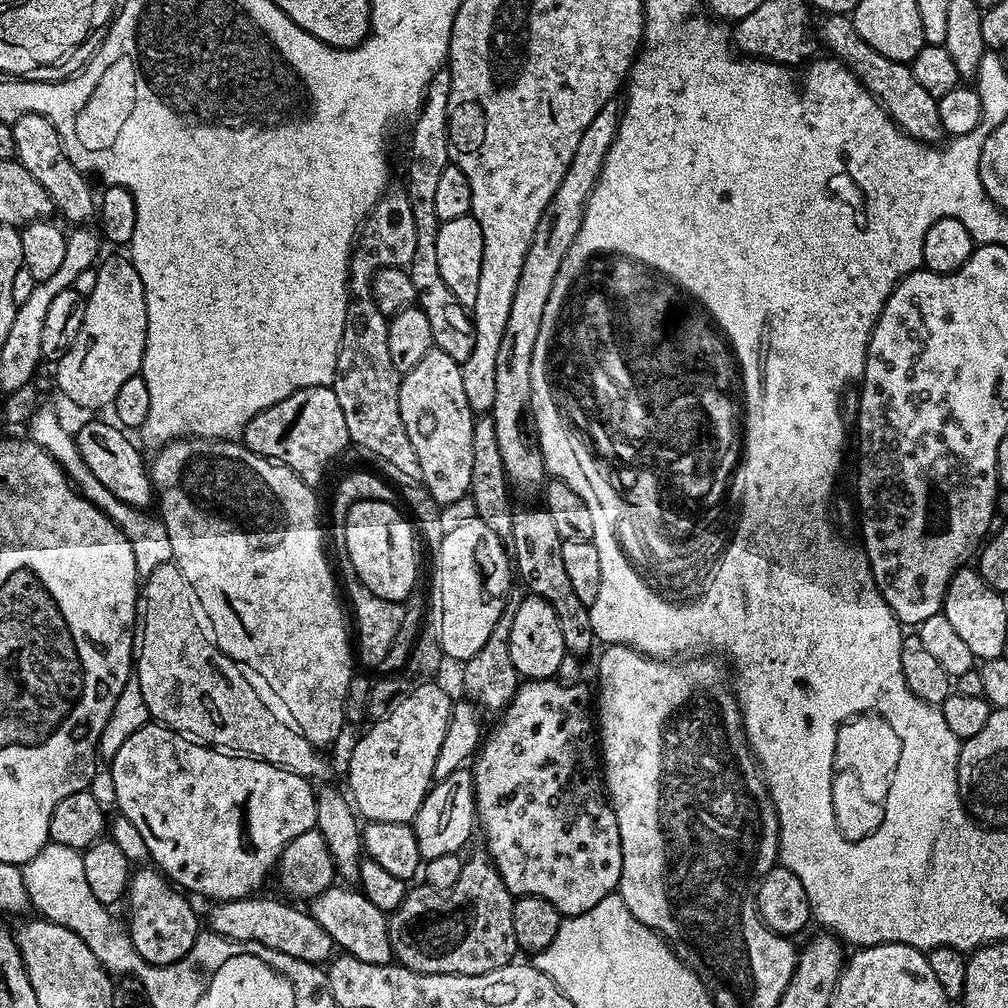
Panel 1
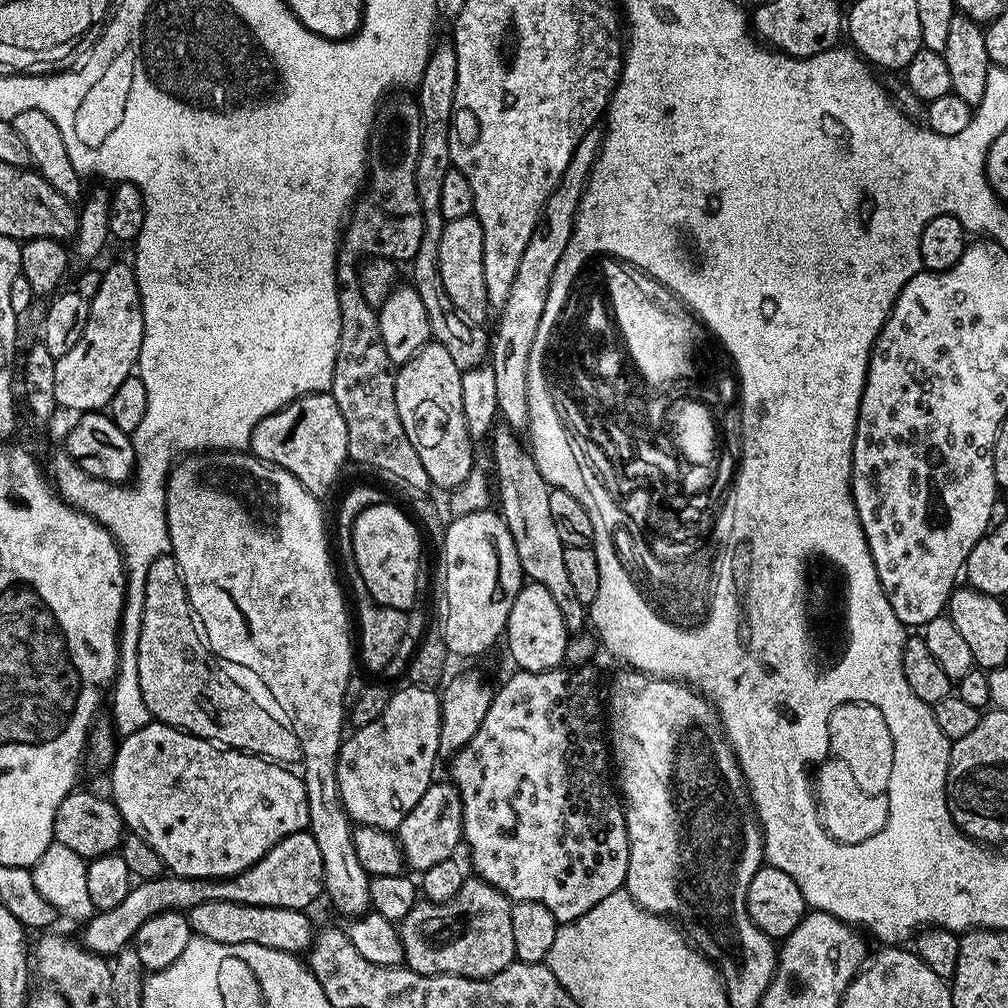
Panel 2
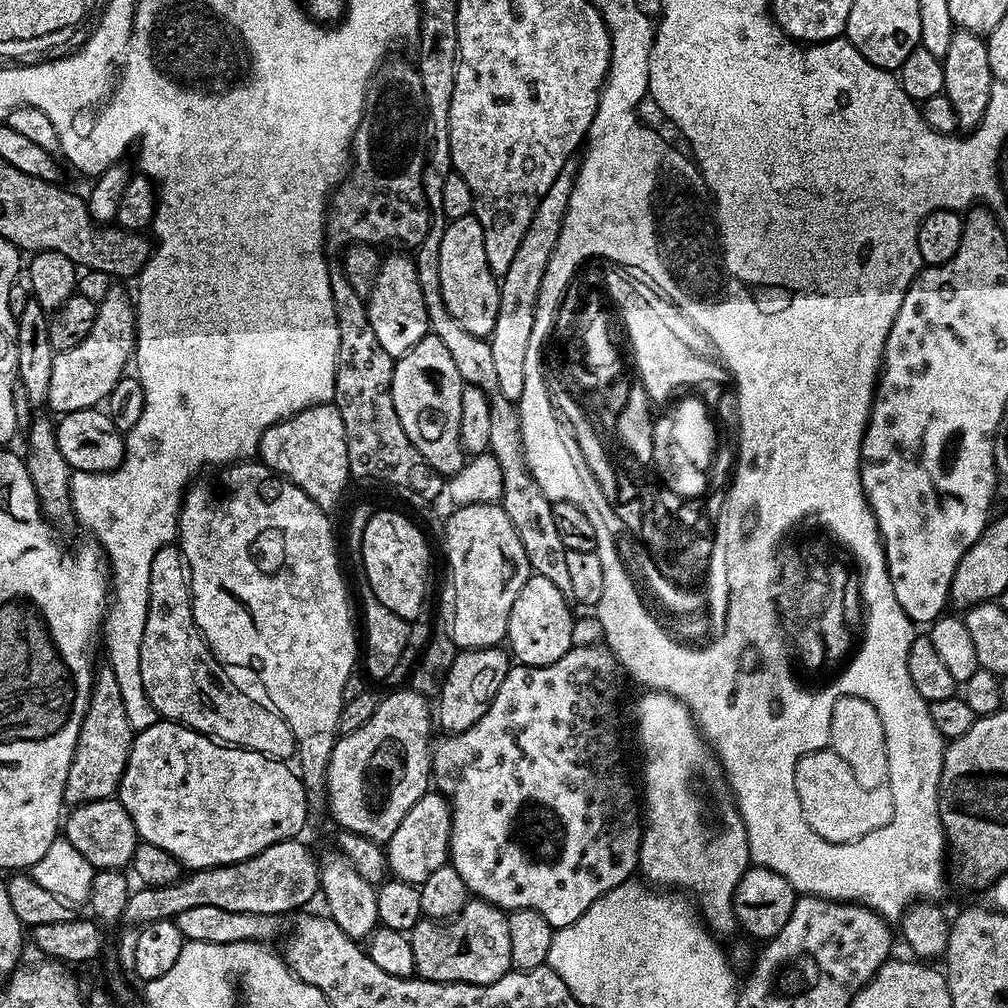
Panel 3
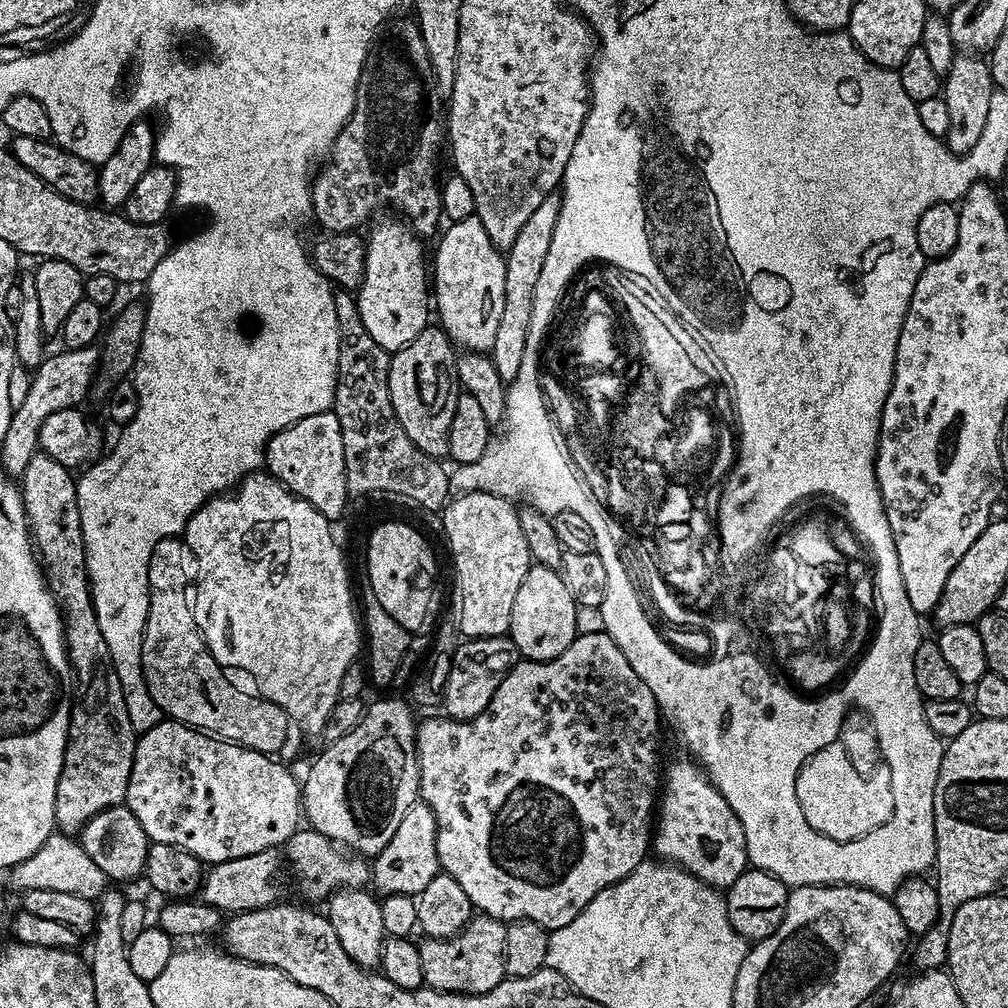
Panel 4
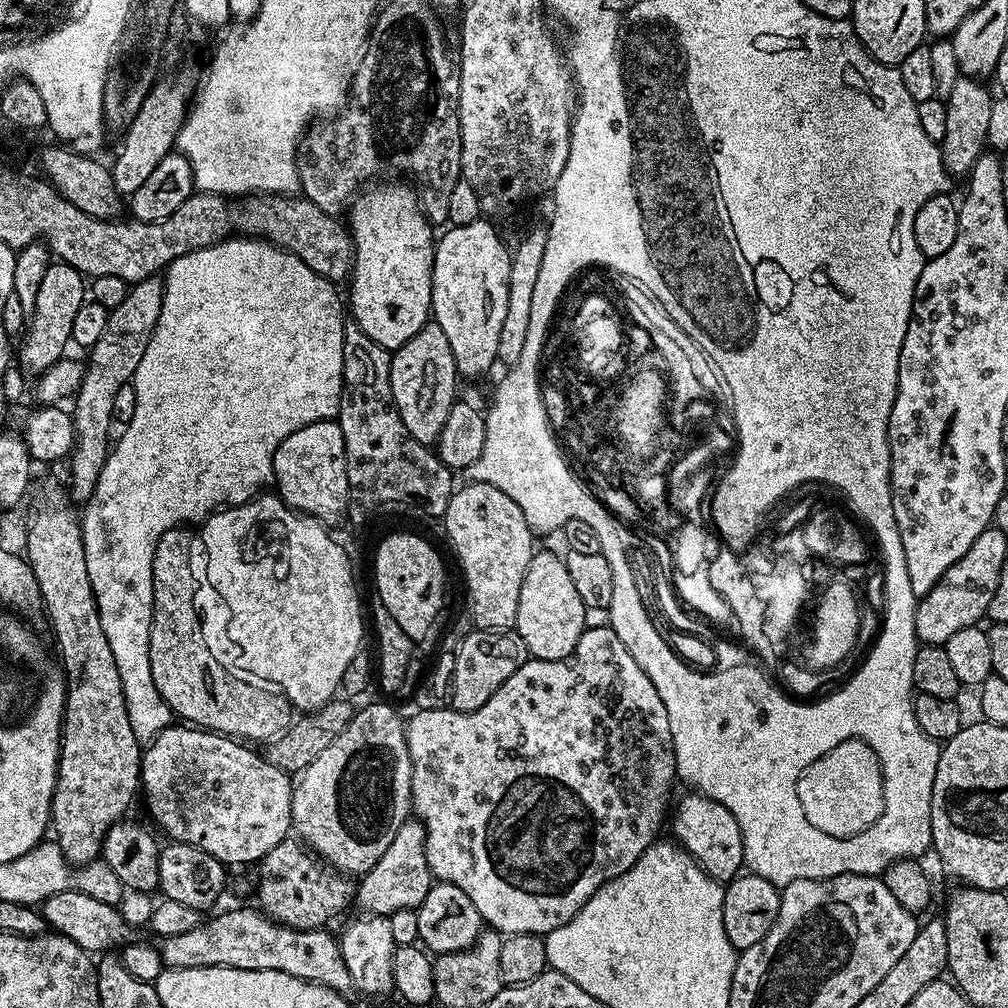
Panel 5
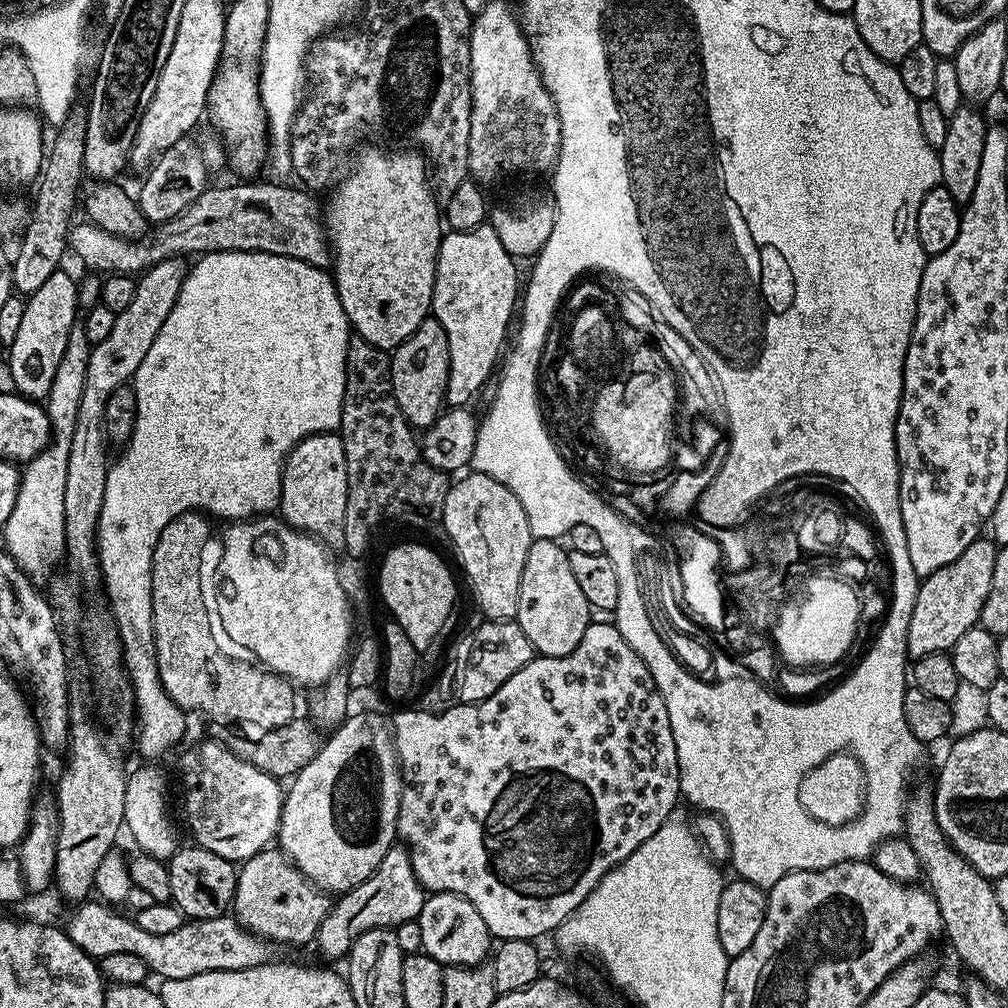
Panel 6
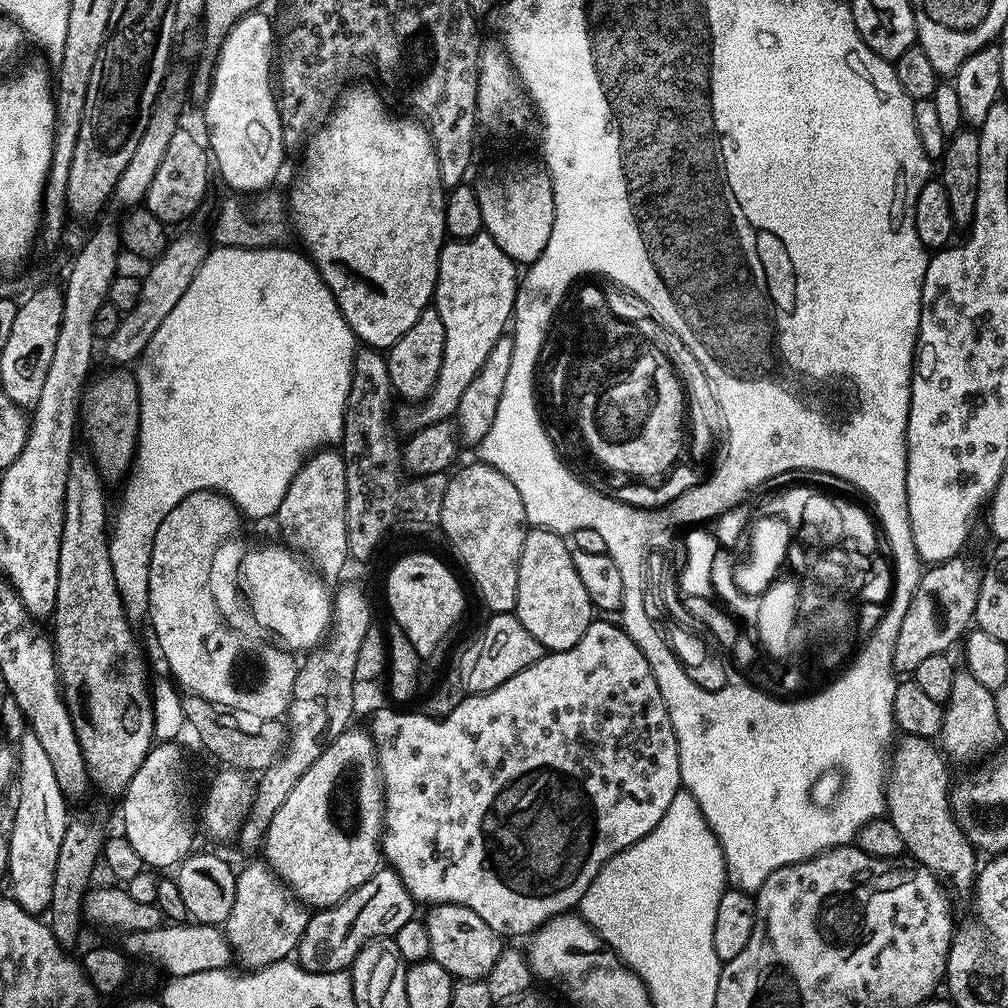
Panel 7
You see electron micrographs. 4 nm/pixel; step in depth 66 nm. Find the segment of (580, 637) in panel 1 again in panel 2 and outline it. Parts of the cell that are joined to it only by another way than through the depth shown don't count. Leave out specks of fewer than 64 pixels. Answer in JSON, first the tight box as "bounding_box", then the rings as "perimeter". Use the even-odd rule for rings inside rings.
{"bounding_box":[490,422,590,633],"perimeter":[[[503,422],[497,423],[490,433],[492,464],[496,467],[494,490],[495,493],[497,490],[500,494],[498,511],[503,516],[506,526],[514,538],[514,546],[518,550],[518,562],[522,566],[525,577],[531,583],[546,586],[546,590],[550,590],[550,595],[558,605],[558,610],[562,610],[562,622],[566,622],[569,633],[583,633],[589,623],[590,612],[585,604],[574,595],[566,571],[564,543],[562,538],[558,538],[558,529],[554,527],[554,518],[550,514],[548,483],[542,478],[531,451],[525,448],[522,440],[522,445],[520,445],[520,440],[516,436],[519,435],[514,429]]]}

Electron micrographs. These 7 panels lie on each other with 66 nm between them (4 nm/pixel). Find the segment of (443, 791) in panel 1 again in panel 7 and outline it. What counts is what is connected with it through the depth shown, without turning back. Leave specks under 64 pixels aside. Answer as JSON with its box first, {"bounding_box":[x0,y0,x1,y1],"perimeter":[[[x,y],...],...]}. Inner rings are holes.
{"bounding_box":[294,866,417,972],"perimeter":[[[390,866],[377,868],[365,884],[358,886],[334,906],[313,911],[308,917],[306,934],[294,953],[301,968],[308,972],[342,972],[351,969],[361,950],[371,940],[395,937],[406,922],[417,915],[417,901],[406,890],[402,878]]]}

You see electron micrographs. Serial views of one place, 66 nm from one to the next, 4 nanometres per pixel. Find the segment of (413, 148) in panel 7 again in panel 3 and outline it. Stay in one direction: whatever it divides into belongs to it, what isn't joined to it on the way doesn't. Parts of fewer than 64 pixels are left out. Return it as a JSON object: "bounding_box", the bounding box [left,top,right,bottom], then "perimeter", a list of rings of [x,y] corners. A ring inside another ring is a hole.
{"bounding_box":[366,255,429,358],"perimeter":[[[411,255],[387,256],[380,262],[380,273],[376,285],[366,298],[370,326],[374,326],[374,338],[378,338],[382,350],[393,358],[399,358],[414,346],[414,342],[429,335],[428,311],[422,298],[422,286],[418,286],[416,262]]]}

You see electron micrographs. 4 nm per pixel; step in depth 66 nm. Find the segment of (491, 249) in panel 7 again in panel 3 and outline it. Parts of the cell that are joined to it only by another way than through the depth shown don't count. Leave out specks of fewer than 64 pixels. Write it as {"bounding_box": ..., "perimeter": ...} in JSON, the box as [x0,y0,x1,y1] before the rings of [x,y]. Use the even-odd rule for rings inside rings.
{"bounding_box":[440,216,500,338],"perimeter":[[[475,216],[458,218],[445,227],[440,247],[440,277],[442,302],[446,302],[446,310],[454,314],[458,326],[481,338],[491,336],[494,322],[498,322],[500,281],[497,273],[490,270],[490,262],[486,260],[482,226]]]}

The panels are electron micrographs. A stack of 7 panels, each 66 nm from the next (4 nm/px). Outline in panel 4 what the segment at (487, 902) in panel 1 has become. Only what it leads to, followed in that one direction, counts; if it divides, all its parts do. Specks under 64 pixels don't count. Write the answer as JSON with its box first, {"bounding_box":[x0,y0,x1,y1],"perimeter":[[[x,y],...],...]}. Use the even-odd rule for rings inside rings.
{"bounding_box":[420,915,506,996],"perimeter":[[[473,915],[468,925],[456,936],[445,940],[425,939],[420,944],[424,984],[439,992],[462,992],[477,996],[494,990],[505,980],[506,924],[493,916]]]}

